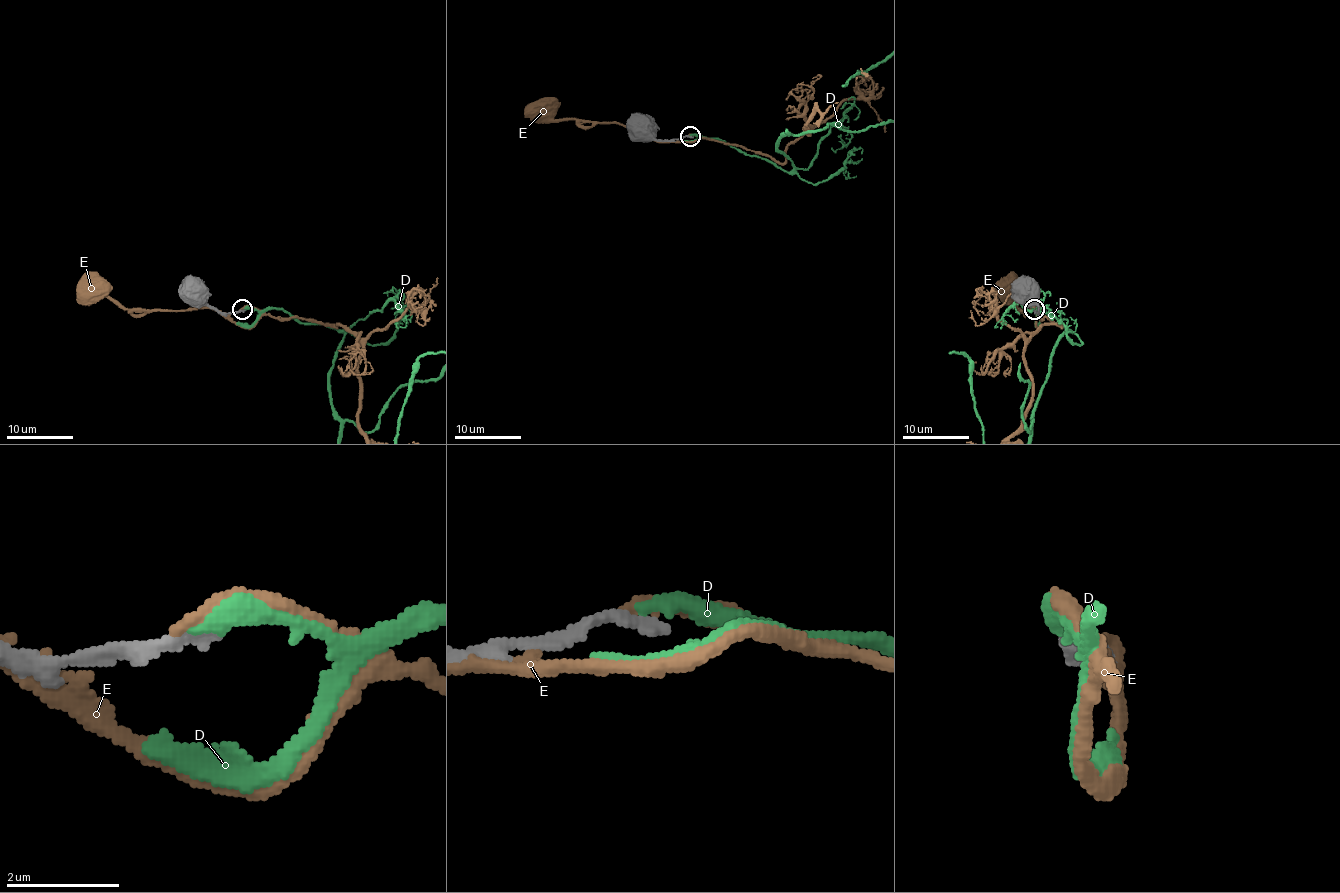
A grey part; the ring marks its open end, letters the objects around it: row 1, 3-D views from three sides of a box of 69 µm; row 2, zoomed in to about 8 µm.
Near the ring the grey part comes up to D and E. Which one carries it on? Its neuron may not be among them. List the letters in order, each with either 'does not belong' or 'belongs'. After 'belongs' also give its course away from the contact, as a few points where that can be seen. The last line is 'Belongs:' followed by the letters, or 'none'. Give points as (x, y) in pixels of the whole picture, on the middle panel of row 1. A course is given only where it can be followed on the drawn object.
D: belongs
E: does not belong
Belongs: D

